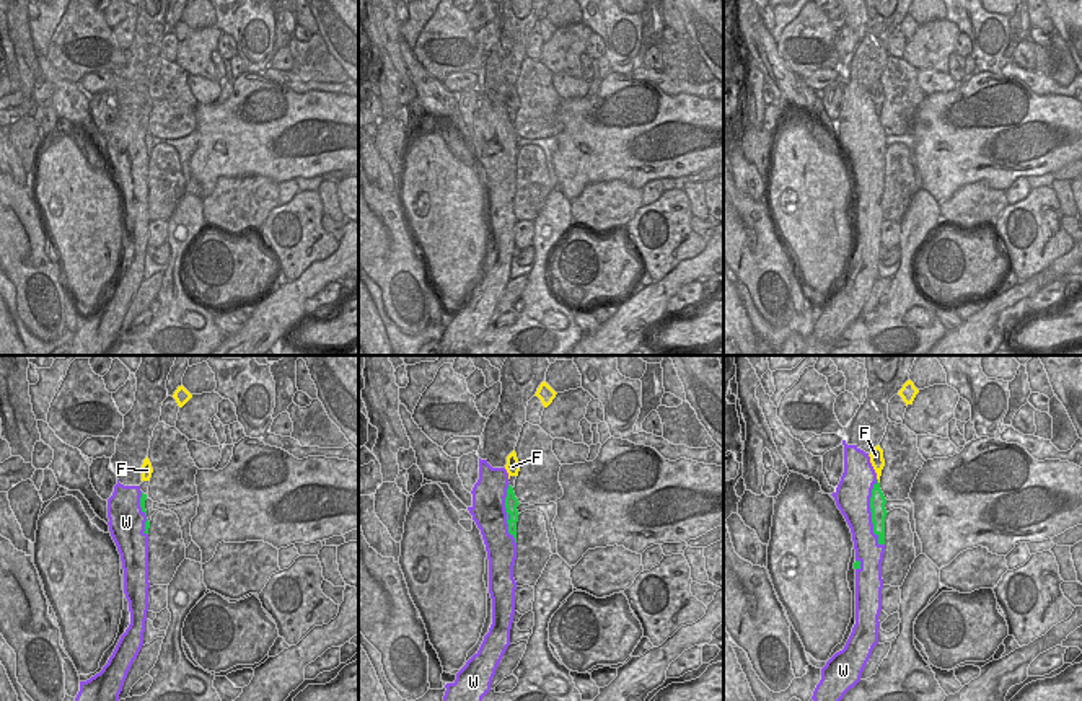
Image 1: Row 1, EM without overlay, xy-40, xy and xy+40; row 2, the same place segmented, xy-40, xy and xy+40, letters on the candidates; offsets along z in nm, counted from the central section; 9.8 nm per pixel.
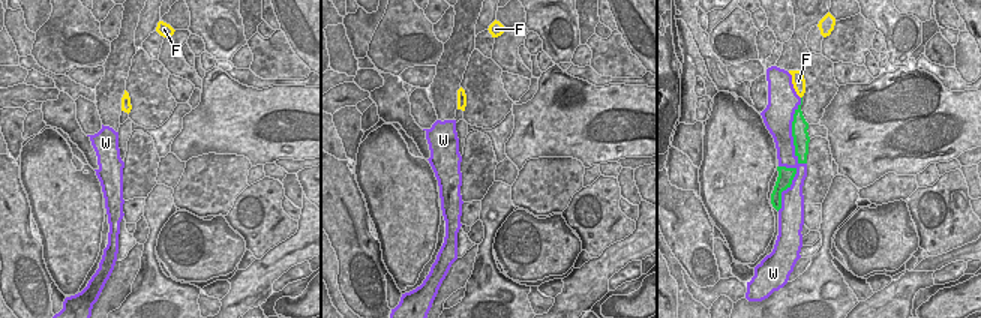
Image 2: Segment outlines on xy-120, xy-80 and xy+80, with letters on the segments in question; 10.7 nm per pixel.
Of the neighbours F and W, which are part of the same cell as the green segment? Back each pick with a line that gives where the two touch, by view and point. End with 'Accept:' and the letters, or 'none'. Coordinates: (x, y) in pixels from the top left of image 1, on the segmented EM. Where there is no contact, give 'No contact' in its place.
Accept: none

